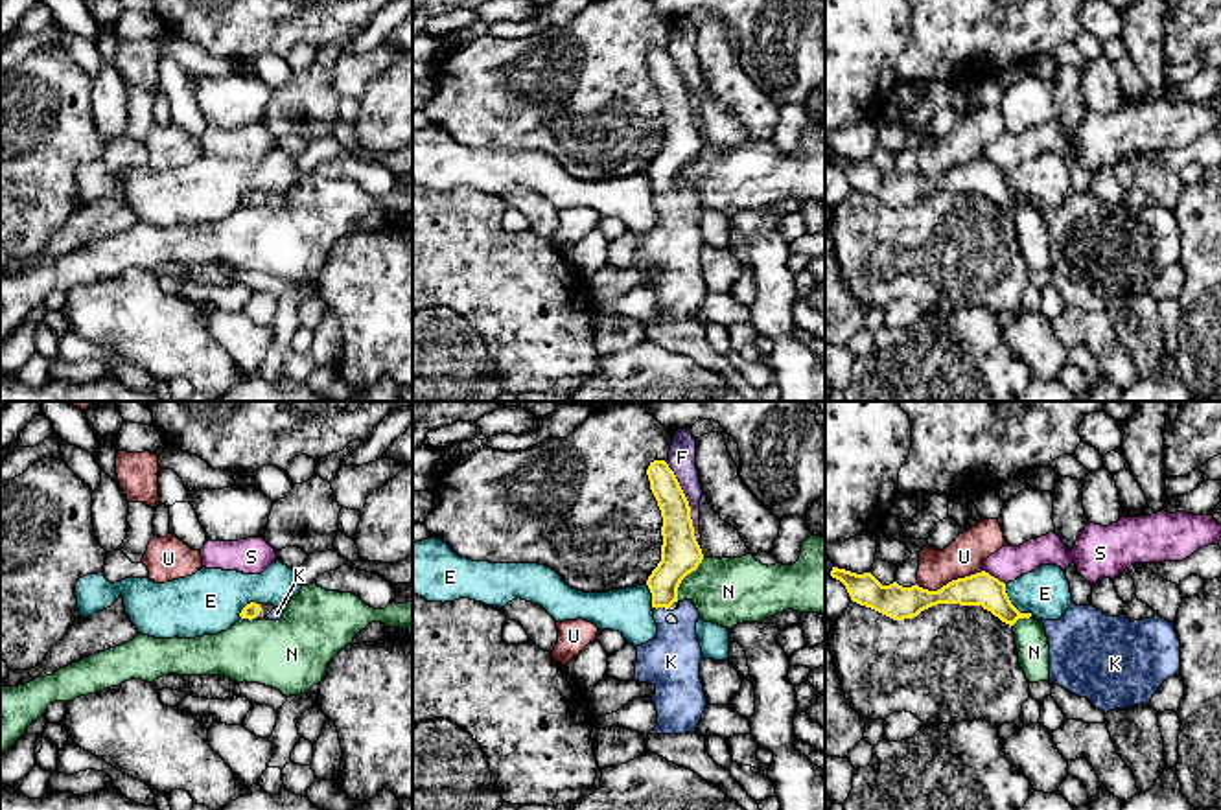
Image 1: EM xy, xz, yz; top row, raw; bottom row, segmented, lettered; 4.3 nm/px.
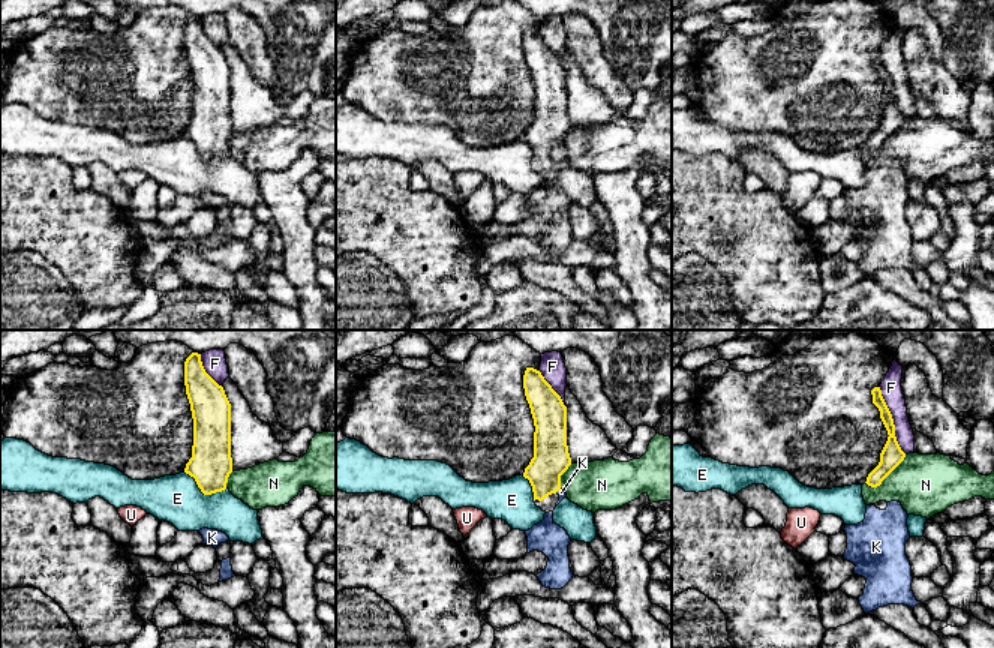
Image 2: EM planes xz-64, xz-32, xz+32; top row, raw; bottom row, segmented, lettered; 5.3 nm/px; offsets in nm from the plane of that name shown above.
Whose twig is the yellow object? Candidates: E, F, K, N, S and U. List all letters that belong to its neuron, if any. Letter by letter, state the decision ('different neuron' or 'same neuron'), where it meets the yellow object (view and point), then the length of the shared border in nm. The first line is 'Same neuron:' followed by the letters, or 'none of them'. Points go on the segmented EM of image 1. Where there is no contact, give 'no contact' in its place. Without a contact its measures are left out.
Same neuron: K
E: different neuron; meets yellow in yz at (1011, 604); contact 190 nm long
F: different neuron; meets yellow in xz at (687, 505); contact 400 nm long
K: same neuron; meets yellow in xz at (662, 606); contact 60 nm long
N: different neuron; meets yellow in xz at (684, 577); contact 220 nm long
S: different neuron; meets yellow in yz at (993, 577); contact 120 nm long
U: different neuron; meets yellow in yz at (949, 582); contact 300 nm long

